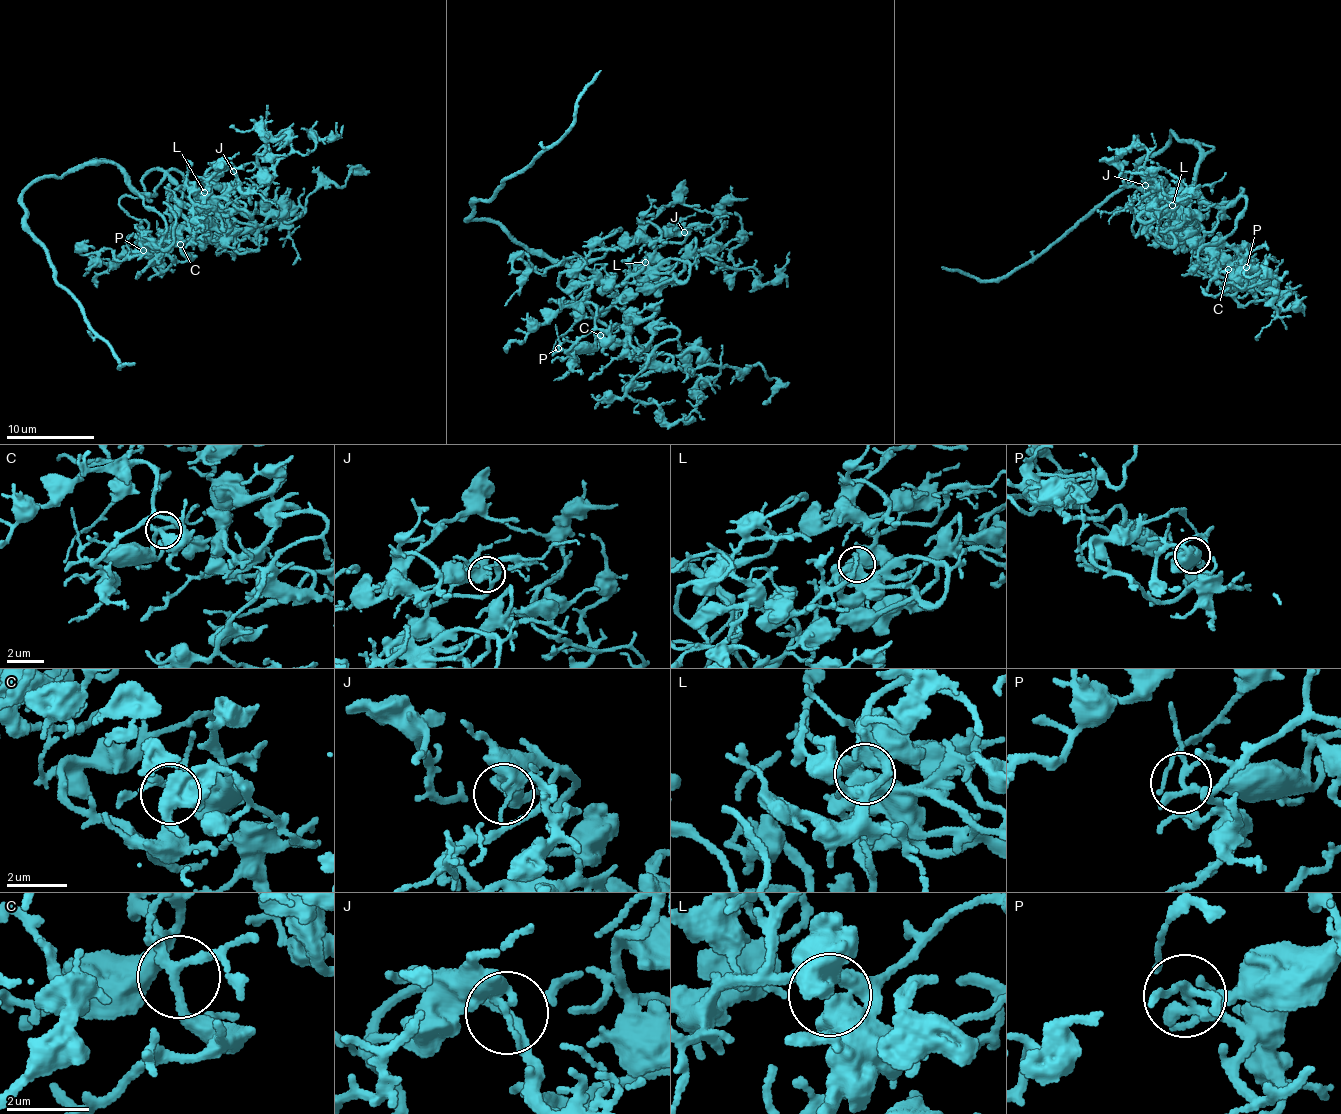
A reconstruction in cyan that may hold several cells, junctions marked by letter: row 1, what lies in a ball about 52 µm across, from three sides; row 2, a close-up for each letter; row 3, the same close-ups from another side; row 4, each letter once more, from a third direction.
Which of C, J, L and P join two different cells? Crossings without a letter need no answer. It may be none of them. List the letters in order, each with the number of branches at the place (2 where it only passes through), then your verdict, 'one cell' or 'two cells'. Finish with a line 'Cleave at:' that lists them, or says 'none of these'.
C: 4 branches meet; one cell
J: 2 branches meet; one cell
L: 3 branches meet; one cell
P: 5 branches meet; one cell
Cleave at: none of these

